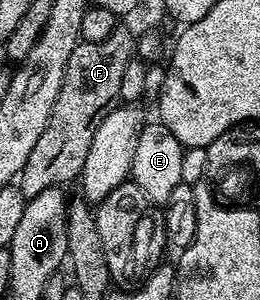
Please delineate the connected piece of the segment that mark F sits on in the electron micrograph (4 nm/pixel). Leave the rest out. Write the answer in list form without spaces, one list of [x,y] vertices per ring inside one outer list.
[[[117,26],[110,38],[102,38],[102,42],[81,42],[74,54],[70,54],[50,122],[46,130],[42,130],[42,138],[38,138],[34,150],[30,150],[30,158],[26,158],[26,166],[18,177],[18,187],[25,197],[42,194],[47,188],[68,186],[79,177],[86,154],[90,154],[90,142],[94,142],[94,134],[98,126],[102,126],[102,118],[117,107],[122,74],[126,74],[126,66],[136,51],[134,36],[132,38],[124,26]]]

